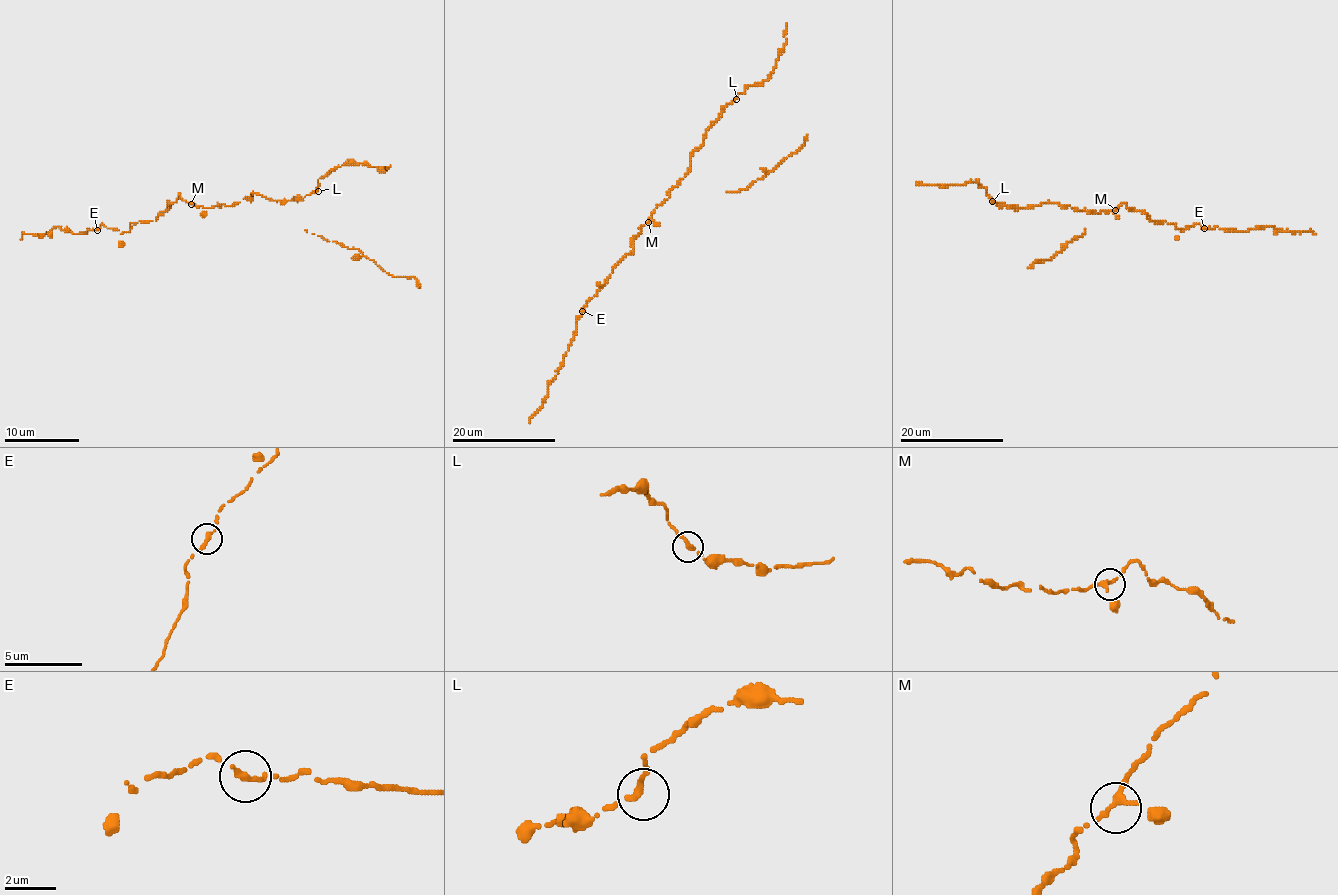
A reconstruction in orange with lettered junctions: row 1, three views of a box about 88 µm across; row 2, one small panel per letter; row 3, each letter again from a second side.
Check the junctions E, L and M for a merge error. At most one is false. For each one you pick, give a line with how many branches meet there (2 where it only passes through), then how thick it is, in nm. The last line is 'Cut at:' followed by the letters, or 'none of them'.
Cut at: none of them

